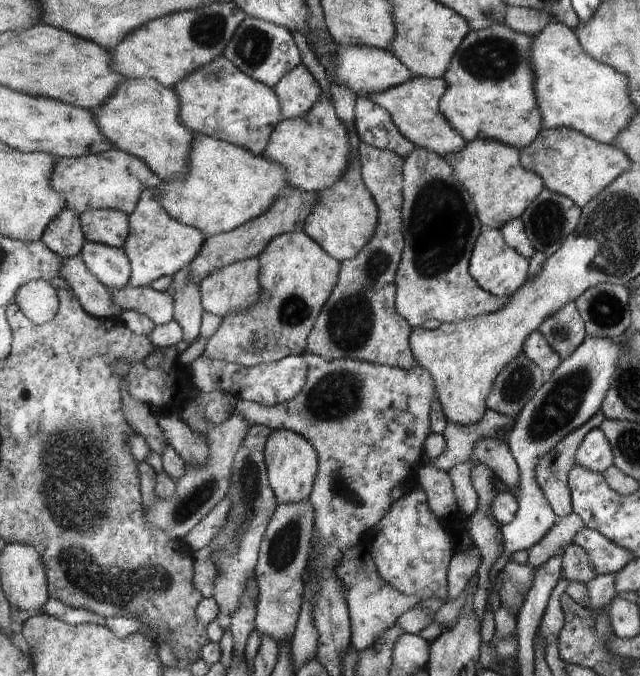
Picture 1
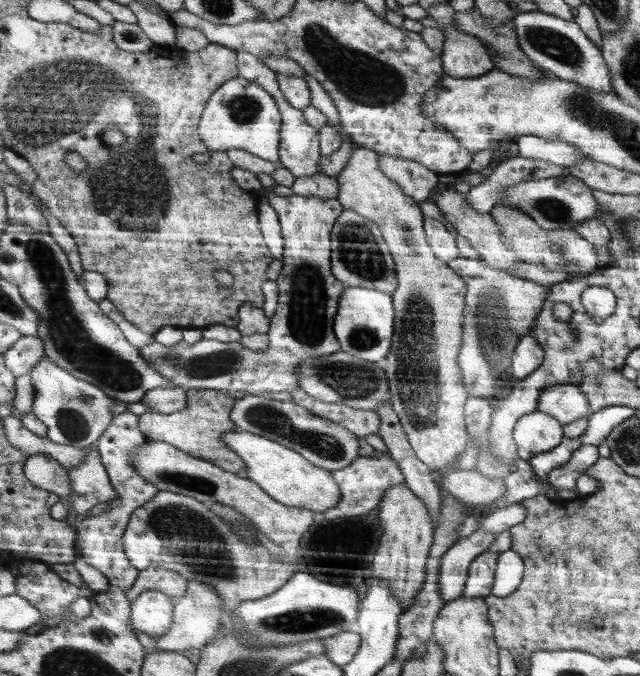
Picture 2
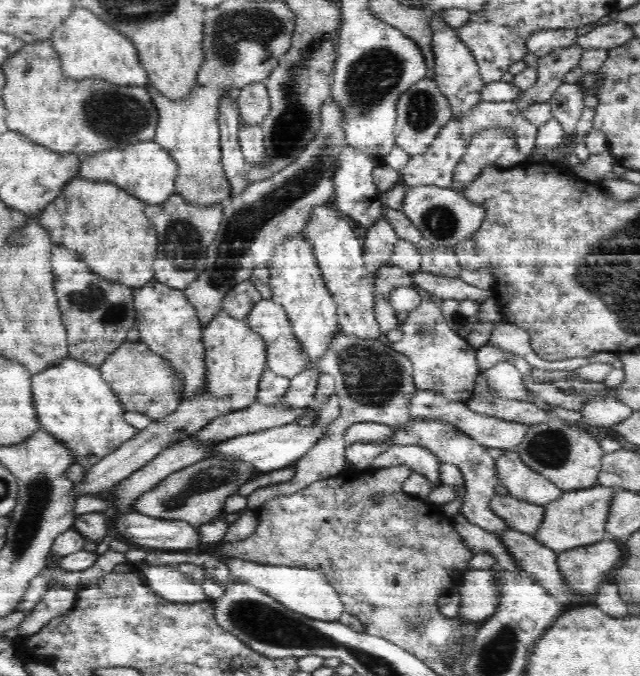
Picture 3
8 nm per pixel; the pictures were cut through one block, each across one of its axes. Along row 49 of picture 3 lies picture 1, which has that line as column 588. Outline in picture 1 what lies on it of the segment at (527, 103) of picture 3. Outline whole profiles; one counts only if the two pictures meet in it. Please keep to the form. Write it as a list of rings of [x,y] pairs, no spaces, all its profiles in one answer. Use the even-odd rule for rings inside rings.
[[[575,543],[566,546],[561,556],[561,578],[570,582],[588,583],[596,572],[592,571],[587,552]]]

